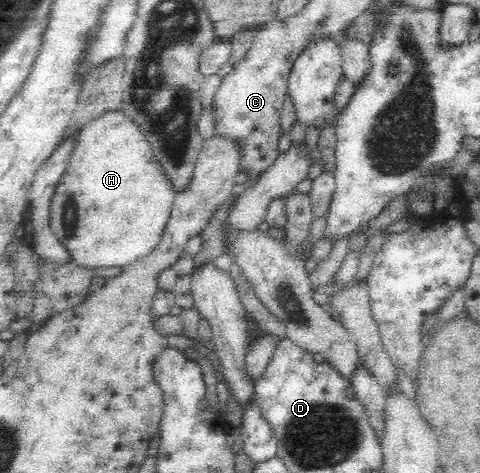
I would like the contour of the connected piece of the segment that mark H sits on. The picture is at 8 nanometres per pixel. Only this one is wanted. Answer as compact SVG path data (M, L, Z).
M122 108L106 110L85 124L73 140L66 170L60 179L51 203L51 229L72 251L76 263L92 270L97 267L124 267L148 254L160 238L177 194L167 170L152 151L148 135L144 134L139 123L128 118Z

